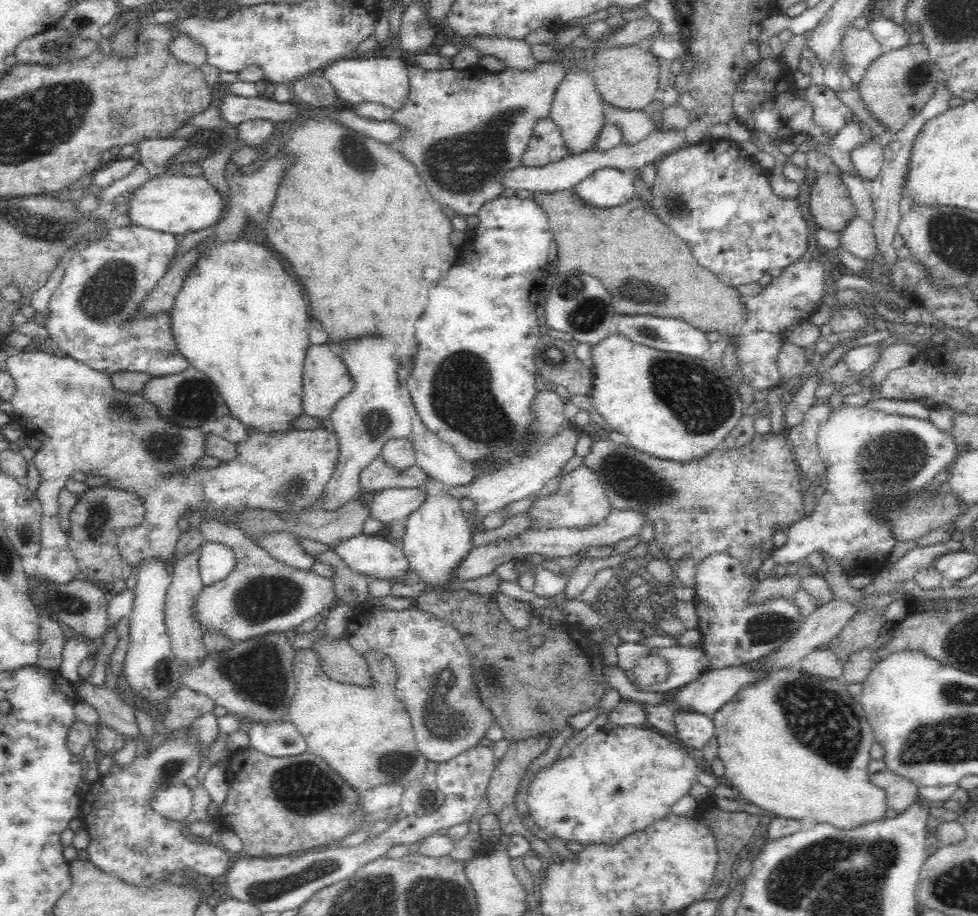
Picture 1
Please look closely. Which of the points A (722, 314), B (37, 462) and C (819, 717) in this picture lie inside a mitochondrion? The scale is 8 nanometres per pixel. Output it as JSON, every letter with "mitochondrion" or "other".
{"A":"other","B":"other","C":"mitochondrion"}

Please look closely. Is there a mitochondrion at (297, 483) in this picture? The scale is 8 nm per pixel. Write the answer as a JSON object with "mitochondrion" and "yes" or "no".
{"mitochondrion":"yes"}

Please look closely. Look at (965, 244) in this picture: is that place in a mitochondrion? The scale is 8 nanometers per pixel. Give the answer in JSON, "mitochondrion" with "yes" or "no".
{"mitochondrion":"yes"}

